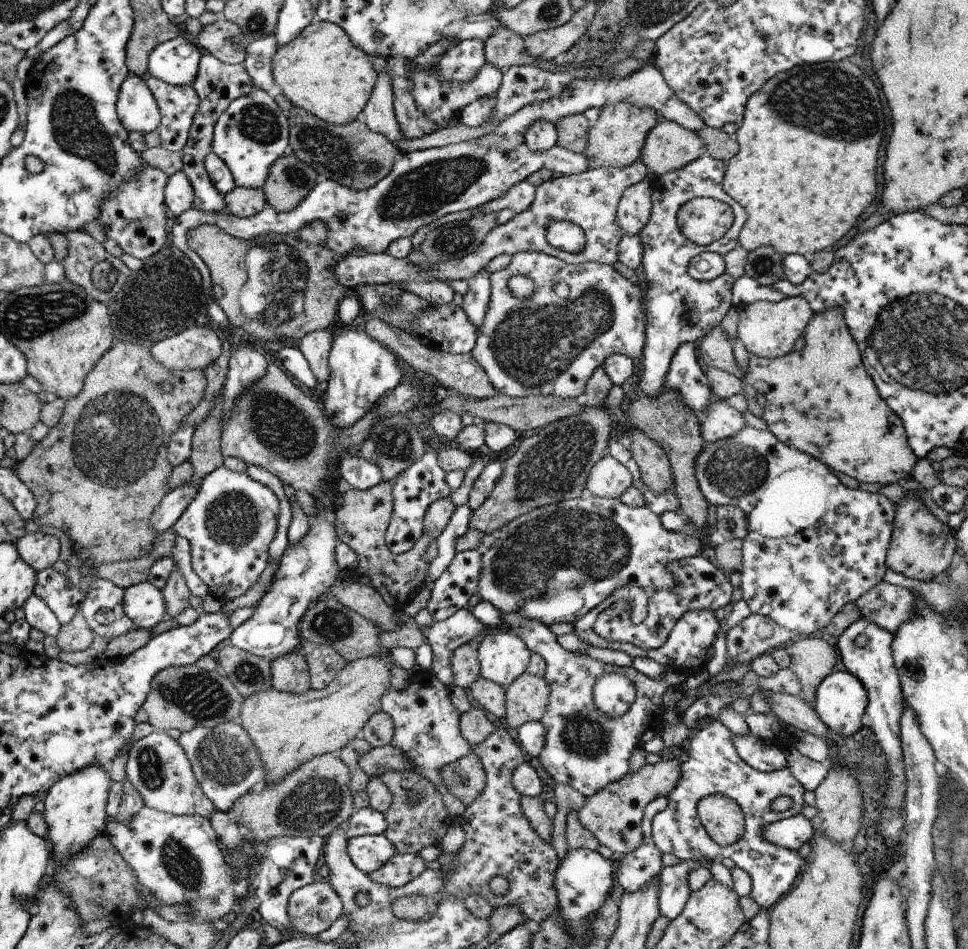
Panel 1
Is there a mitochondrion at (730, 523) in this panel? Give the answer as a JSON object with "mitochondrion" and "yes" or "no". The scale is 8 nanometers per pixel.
{"mitochondrion":"yes"}

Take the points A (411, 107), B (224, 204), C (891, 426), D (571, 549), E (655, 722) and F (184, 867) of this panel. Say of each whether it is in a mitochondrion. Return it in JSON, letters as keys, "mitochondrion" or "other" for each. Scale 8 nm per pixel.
{"A":"other","B":"other","C":"other","D":"mitochondrion","E":"other","F":"mitochondrion"}

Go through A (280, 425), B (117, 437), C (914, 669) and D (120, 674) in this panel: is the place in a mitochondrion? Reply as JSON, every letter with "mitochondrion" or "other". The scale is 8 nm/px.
{"A":"mitochondrion","B":"mitochondrion","C":"other","D":"other"}

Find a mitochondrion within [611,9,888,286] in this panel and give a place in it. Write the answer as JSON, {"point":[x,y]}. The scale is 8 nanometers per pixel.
{"point":[825,101]}

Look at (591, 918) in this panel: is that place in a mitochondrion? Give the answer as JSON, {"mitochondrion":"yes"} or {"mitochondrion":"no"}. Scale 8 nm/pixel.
{"mitochondrion":"no"}

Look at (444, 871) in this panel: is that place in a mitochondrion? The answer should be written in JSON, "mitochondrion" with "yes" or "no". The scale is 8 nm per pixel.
{"mitochondrion":"no"}

